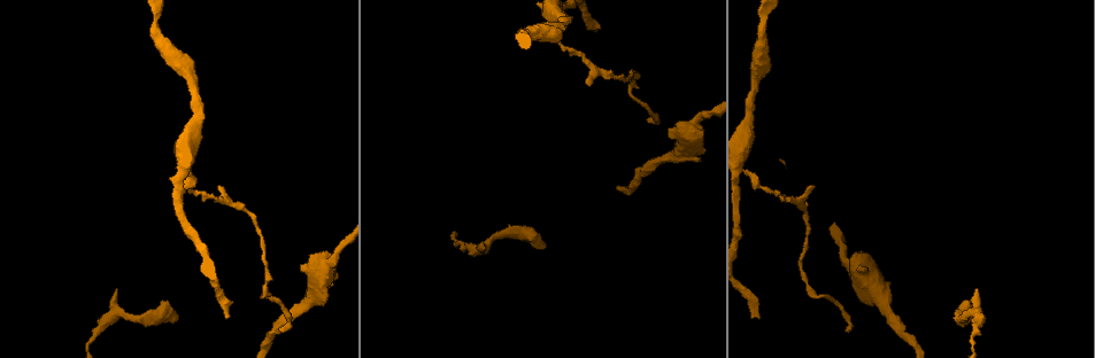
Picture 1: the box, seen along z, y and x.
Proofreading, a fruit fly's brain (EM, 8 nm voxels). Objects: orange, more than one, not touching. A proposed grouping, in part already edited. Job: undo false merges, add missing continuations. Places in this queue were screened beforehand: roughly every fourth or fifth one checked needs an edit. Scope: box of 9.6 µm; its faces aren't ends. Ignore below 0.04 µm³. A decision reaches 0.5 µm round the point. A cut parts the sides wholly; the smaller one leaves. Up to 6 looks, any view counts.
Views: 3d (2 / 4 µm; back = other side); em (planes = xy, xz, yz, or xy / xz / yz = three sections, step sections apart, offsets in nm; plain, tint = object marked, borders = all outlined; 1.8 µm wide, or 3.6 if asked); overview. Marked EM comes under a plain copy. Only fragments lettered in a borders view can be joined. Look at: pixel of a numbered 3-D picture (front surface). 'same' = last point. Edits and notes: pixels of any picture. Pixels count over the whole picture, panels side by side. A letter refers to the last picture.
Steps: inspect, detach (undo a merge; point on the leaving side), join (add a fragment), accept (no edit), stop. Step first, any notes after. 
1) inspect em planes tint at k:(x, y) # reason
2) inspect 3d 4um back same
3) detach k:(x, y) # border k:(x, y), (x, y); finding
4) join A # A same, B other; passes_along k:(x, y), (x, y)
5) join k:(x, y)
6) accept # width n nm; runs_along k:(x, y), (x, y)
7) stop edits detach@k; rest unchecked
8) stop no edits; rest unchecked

inspect 3d 4um at 1:(760, 319) # long arm stops here

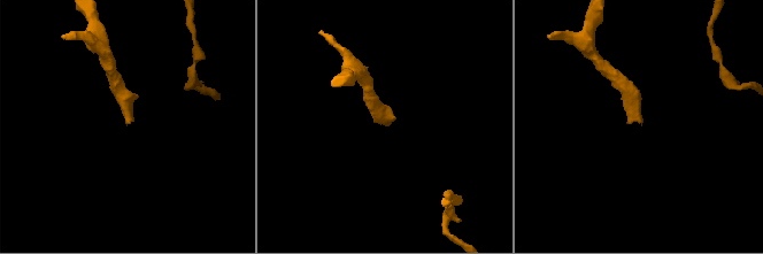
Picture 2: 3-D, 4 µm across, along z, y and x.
inspect em planes borders at 2:(641, 119)

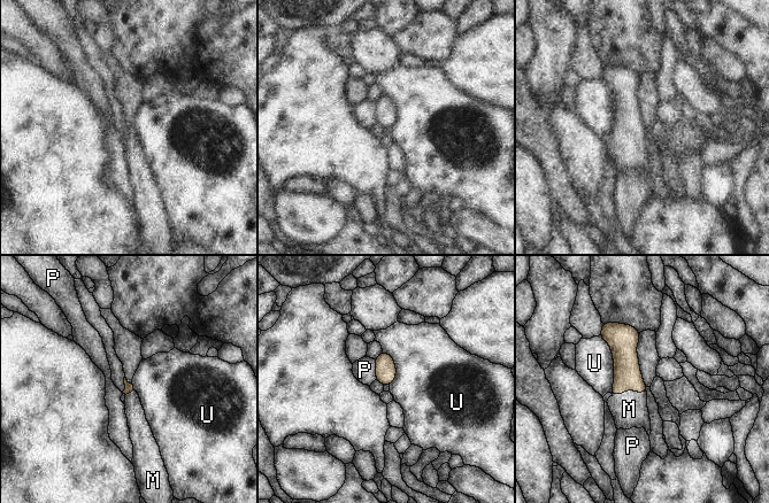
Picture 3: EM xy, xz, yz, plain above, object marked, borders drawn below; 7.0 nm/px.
join M # longest_contact U 420 nm; M same, P other, U other; passes_along 3:(628, 376), (629, 388), (629, 409); the cell continues

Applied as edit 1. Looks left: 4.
inspect overview

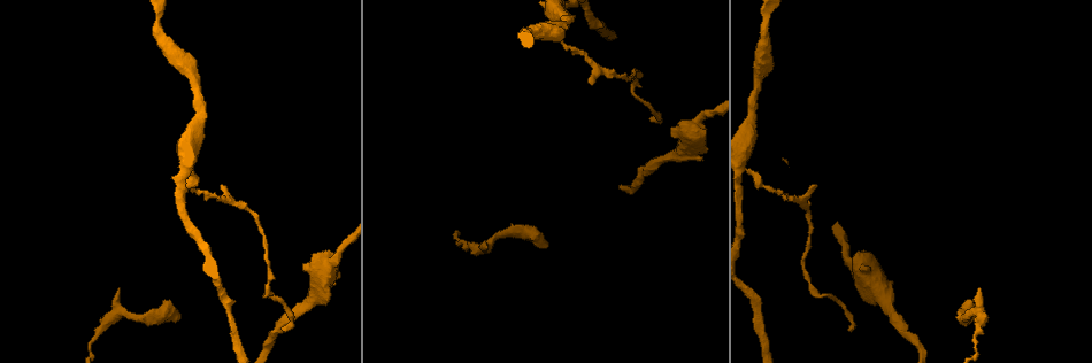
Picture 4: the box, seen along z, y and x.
inspect 3d 4um at 4:(98, 331) # abrupt turn

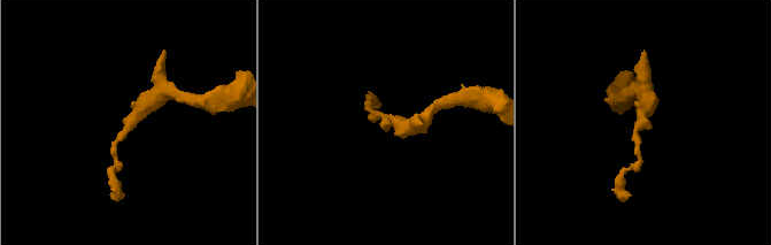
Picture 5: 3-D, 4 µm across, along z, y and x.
inspect em planes borders at 5:(128, 121) # need the tissue

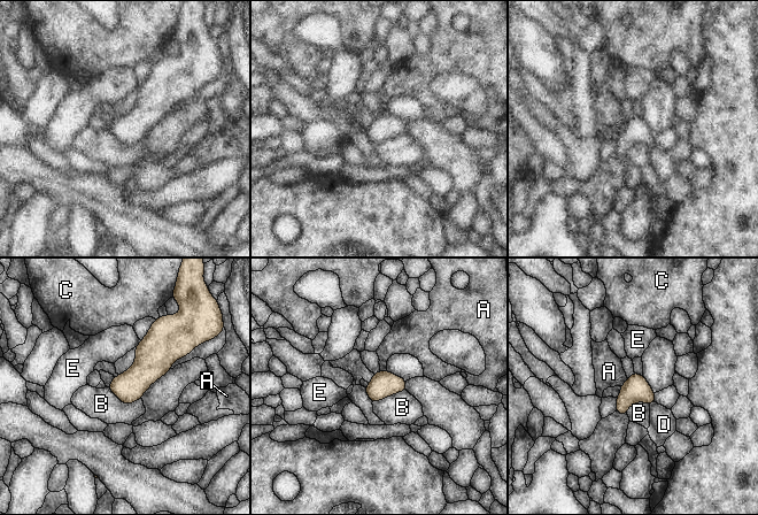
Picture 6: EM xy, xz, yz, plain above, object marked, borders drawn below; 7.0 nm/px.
join D # A other, B other, C other, D same, E other; passes_along 6:(636, 389), (651, 404), (663, 424); the cell continues

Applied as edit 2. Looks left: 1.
inspect em yz step 4 borders at 4:(558, 26) # sudden change in width

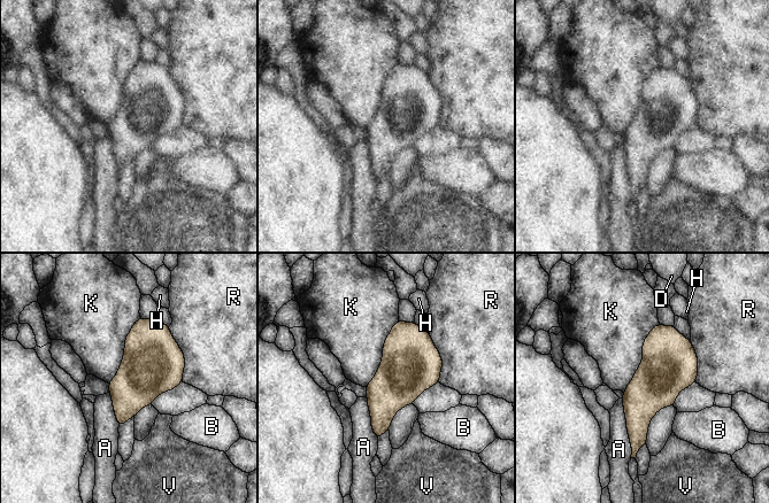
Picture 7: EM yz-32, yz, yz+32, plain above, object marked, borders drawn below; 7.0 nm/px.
accept # A other, B other, D other, H other, K other, R other, V other; border 7:(659, 324), (623, 392); one cell here

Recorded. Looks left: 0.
stop edits join@3, join@6; rest unchecked

